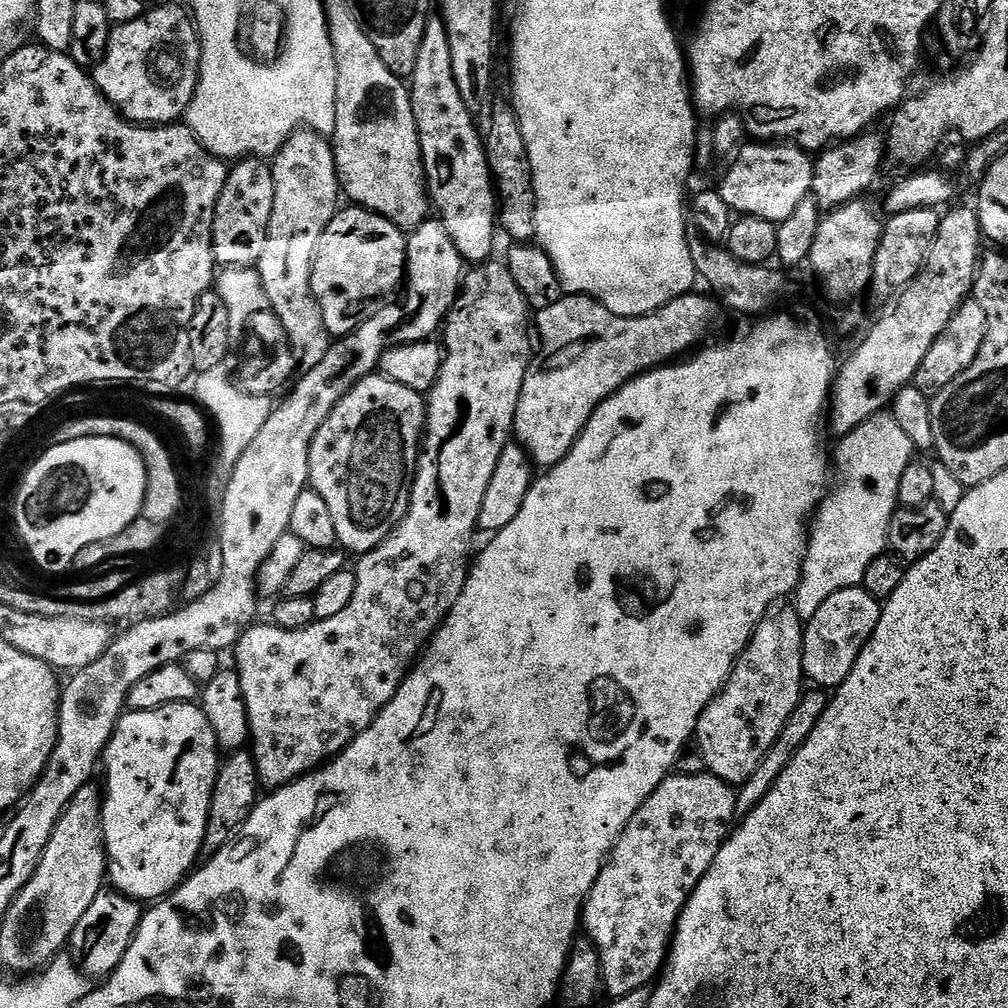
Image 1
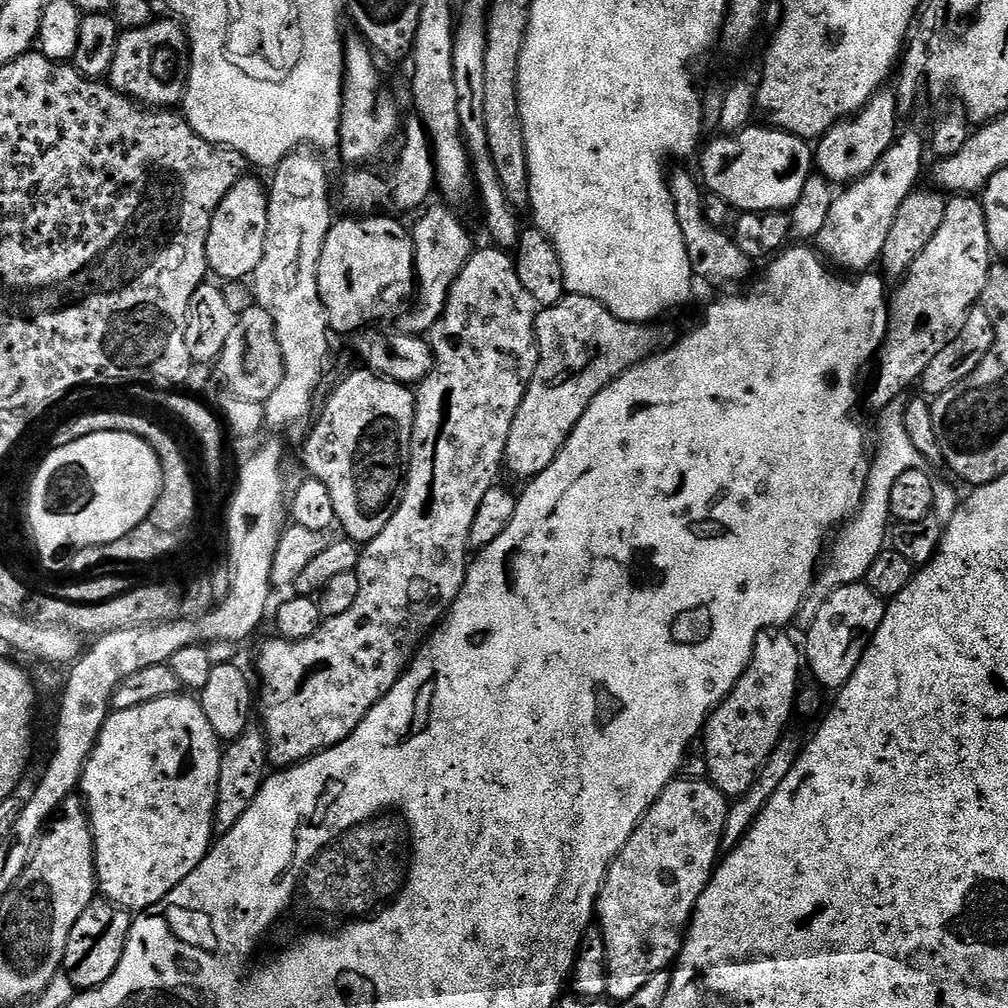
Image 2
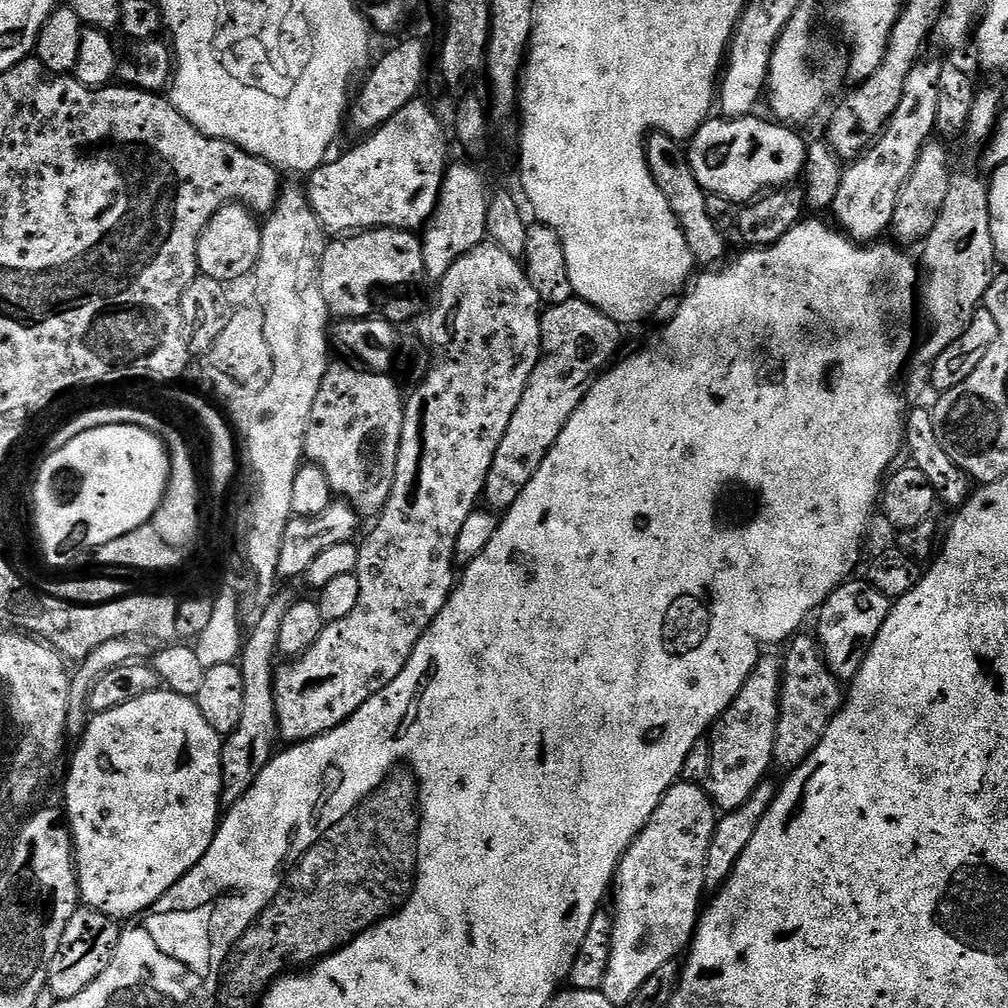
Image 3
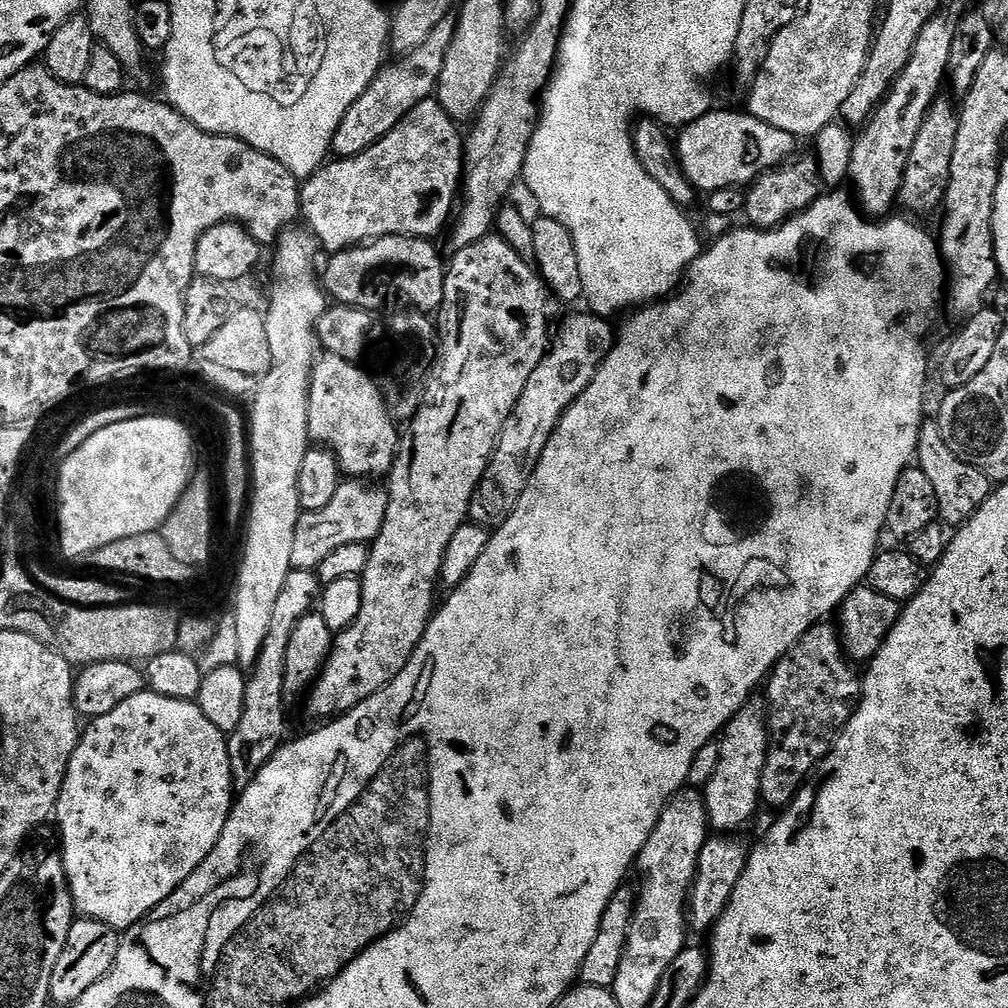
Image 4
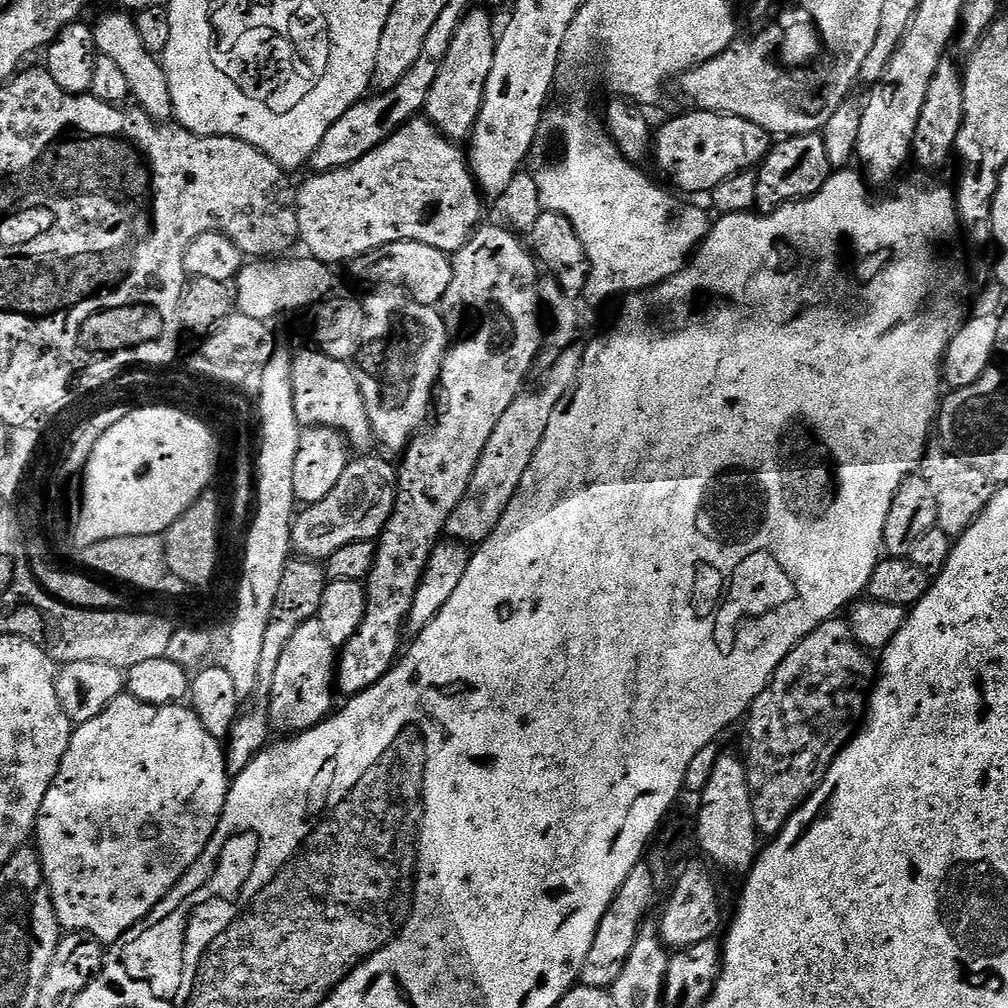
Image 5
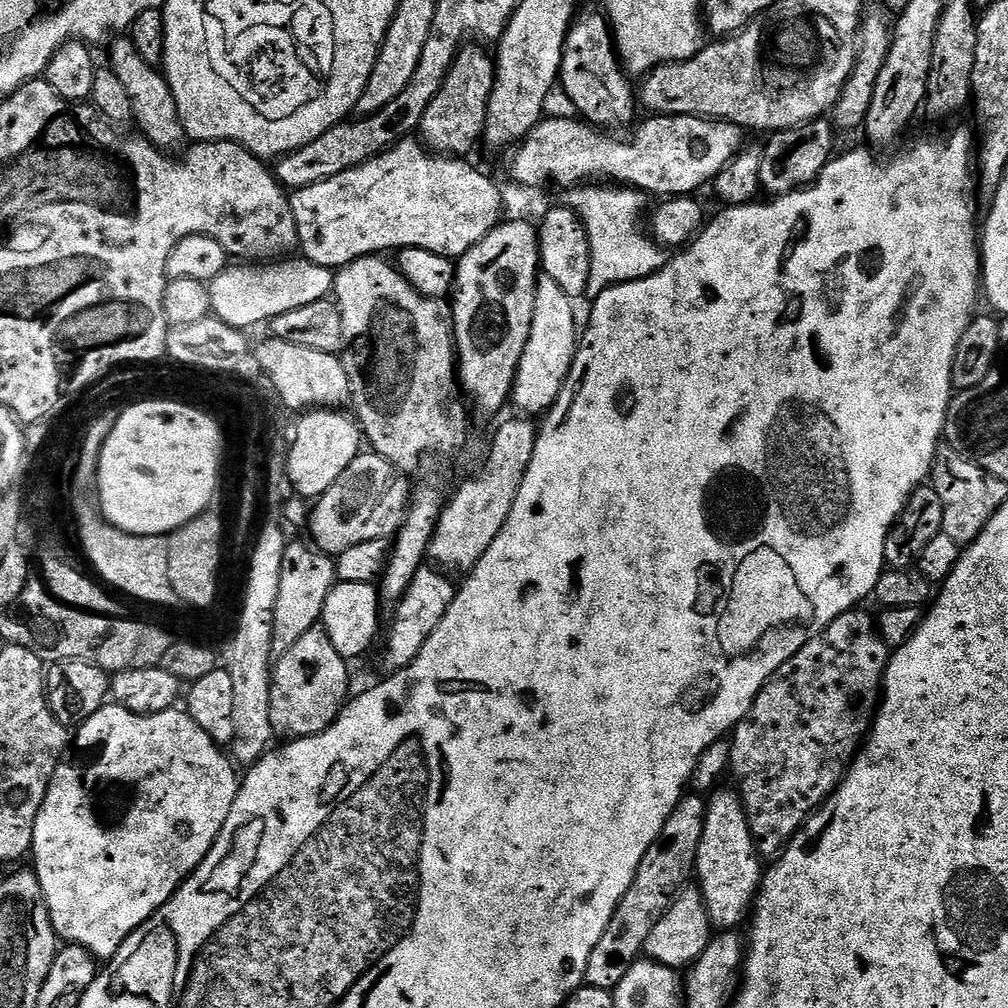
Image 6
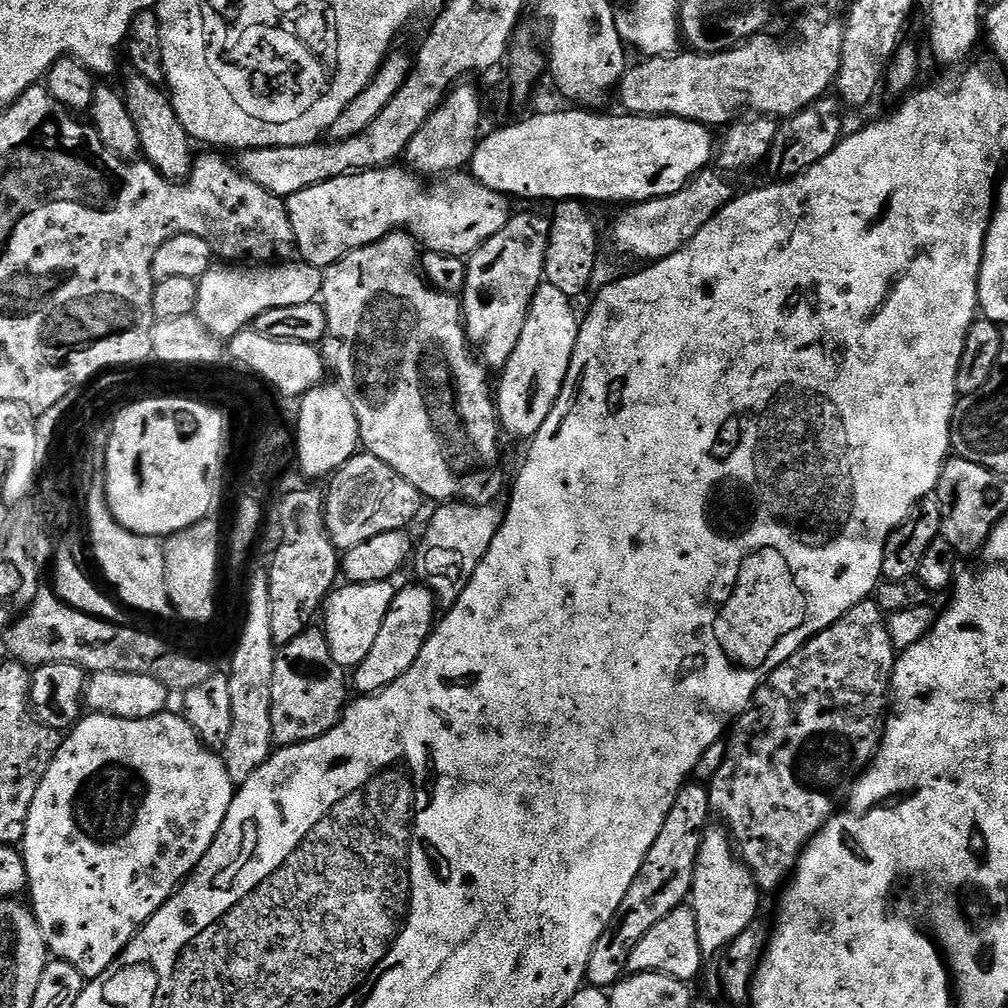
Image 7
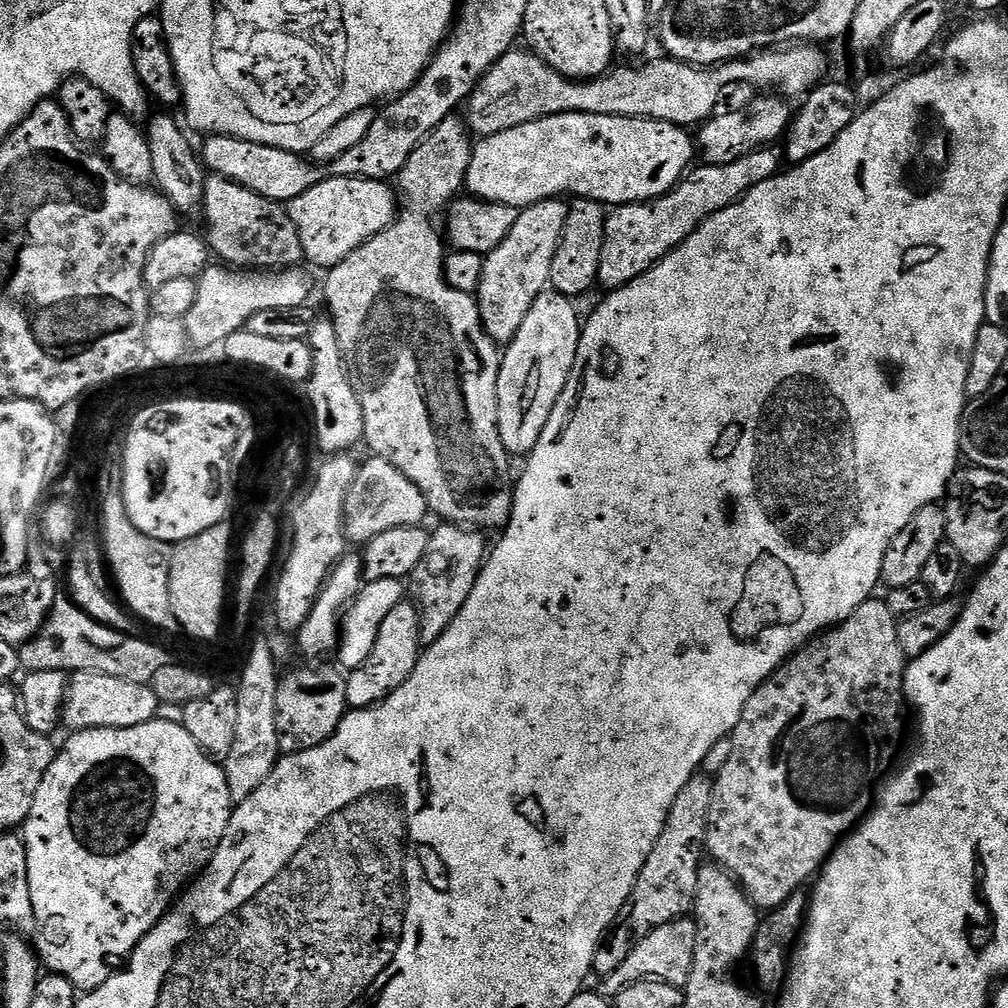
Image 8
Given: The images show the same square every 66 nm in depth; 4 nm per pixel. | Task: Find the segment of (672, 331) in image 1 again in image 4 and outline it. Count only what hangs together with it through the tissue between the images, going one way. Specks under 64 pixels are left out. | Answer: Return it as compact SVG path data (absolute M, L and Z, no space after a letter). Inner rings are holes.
M583 311L566 317L560 329L557 332L555 329L554 339L538 370L530 374L530 382L526 382L522 398L518 398L506 426L502 426L502 434L468 511L471 523L499 526L515 510L518 498L522 490L526 490L536 464L542 458L542 450L546 450L564 411L579 398L586 386L590 386L600 363L614 346L614 328L612 332L608 325L611 323L603 316Z

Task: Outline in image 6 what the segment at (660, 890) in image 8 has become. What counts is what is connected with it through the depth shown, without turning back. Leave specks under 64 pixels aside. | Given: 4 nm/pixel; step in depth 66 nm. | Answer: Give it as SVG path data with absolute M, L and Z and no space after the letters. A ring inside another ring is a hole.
M686 794L678 806L674 806L670 818L666 818L666 826L662 826L662 834L658 834L654 846L646 850L634 874L634 882L630 882L630 890L626 890L622 902L610 918L610 926L606 926L602 938L598 938L598 946L594 946L586 962L584 979L587 987L616 989L618 982L626 978L626 970L630 970L630 966L641 959L646 938L650 938L650 930L658 926L658 918L670 910L676 895L693 875L698 842L702 842L702 826L707 813L708 805L700 794Z

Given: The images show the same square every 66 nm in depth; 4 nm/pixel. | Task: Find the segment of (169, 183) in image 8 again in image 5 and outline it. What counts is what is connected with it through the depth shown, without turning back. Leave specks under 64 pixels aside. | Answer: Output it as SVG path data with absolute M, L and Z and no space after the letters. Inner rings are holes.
M124 10L108 12L100 21L92 24L92 33L99 55L112 59L122 70L126 83L130 85L130 97L151 120L168 122L173 119L170 82L166 70L157 53L148 52L142 38L138 35L135 15Z

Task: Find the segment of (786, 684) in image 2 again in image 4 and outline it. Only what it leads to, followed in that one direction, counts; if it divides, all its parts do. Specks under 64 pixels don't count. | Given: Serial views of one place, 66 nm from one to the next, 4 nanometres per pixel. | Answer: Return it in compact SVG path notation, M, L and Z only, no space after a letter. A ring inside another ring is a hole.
M749 702L744 705L734 718L724 727L724 731L718 737L720 753L718 754L718 770L710 778L710 782L704 785L702 795L704 805L708 811L708 823L717 833L736 834L741 831L743 824L748 824L752 820L752 815L756 812L756 807L761 807L760 783L762 782L762 770L766 766L768 757L768 718L766 708L763 703Z

